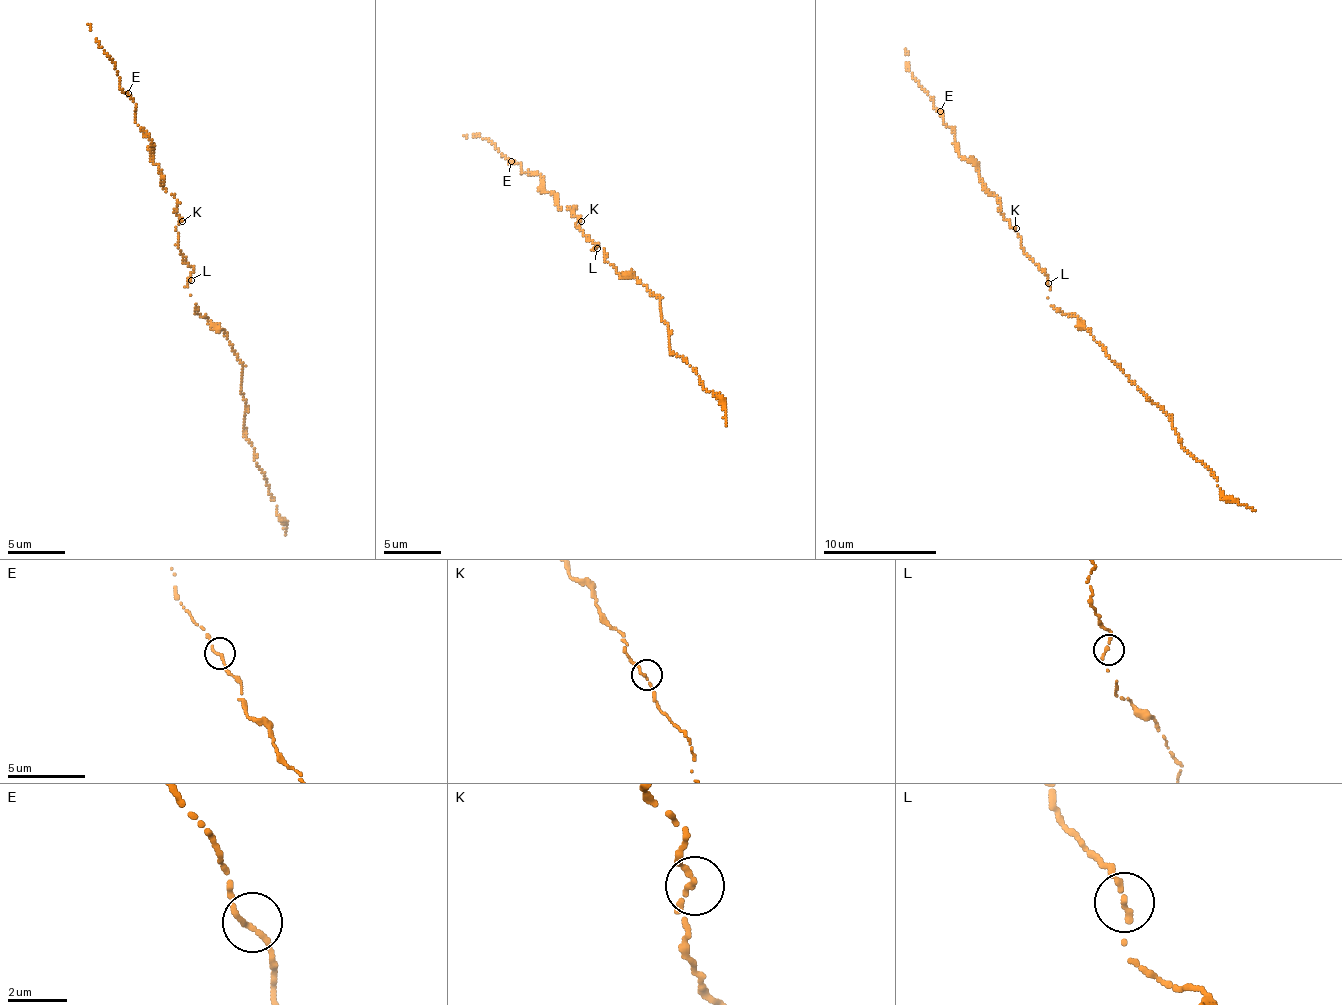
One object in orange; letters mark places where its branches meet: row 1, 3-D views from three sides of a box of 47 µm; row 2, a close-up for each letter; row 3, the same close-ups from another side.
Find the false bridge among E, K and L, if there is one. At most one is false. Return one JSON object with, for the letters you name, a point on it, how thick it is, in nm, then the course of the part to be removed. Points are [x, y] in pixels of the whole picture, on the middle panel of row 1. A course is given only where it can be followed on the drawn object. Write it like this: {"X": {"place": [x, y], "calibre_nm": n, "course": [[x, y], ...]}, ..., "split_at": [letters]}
{"split_at": []}

